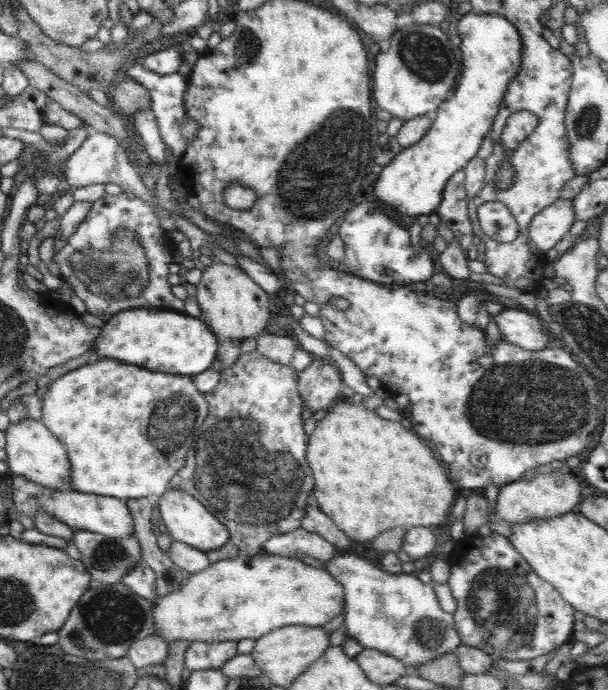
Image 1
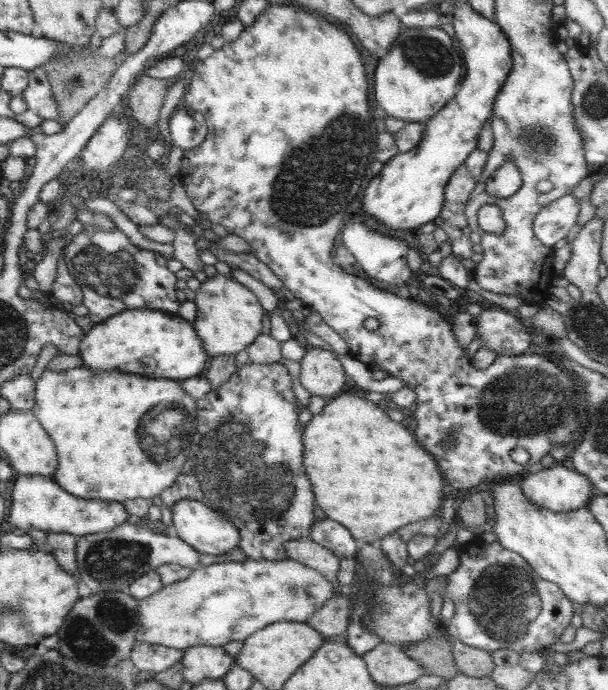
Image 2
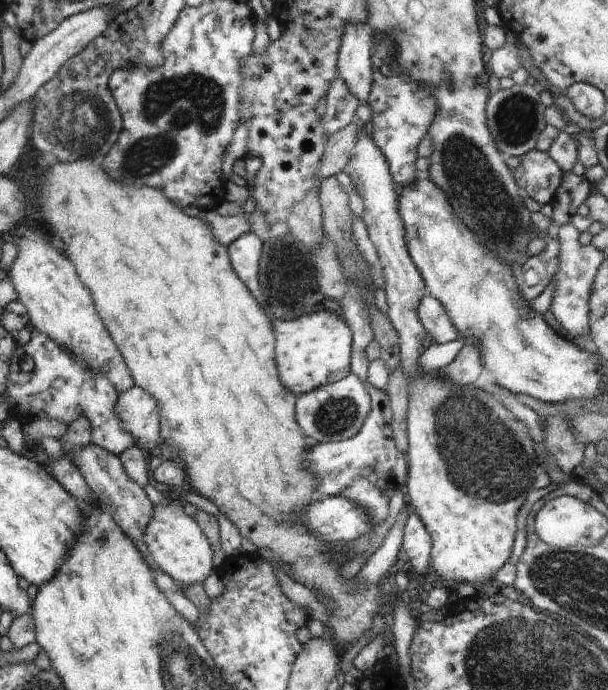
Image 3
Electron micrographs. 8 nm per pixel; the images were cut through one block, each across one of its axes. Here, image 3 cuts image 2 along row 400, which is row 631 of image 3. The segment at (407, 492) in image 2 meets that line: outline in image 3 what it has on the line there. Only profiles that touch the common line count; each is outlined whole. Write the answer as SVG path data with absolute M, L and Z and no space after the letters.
M80 160L80 162L71 162L71 163L60 163L58 162L55 166L52 166L44 176L41 177L43 179L42 189L40 192L40 210L44 214L44 218L47 224L50 224L50 228L52 228L52 234L54 234L55 241L59 244L59 247L64 248L67 258L70 259L70 262L75 266L77 275L80 277L82 284L88 289L90 292L94 306L96 307L96 312L100 315L108 334L111 336L111 339L114 341L114 344L118 347L120 354L123 356L124 362L130 371L131 377L133 378L135 386L139 386L142 390L145 390L150 396L153 396L153 399L157 401L158 414L160 419L160 436L161 440L164 441L167 445L170 445L176 451L179 451L184 457L181 458L182 466L186 472L186 482L190 484L192 489L200 496L204 496L204 498L209 498L216 506L222 511L222 514L226 516L226 518L230 519L230 522L238 528L241 536L244 539L248 539L251 542L251 550L259 550L261 548L267 548L275 553L277 556L280 556L284 562L288 563L290 567L291 574L290 578L296 582L300 582L300 584L304 584L306 588L310 588L317 597L316 591L319 591L319 594L325 596L325 601L321 602L328 610L330 610L330 615L326 624L326 631L330 634L331 637L335 639L336 644L339 646L341 654L346 651L348 646L354 645L365 633L372 628L372 622L374 617L377 615L382 615L379 610L383 605L383 598L391 599L386 592L385 585L359 585L359 580L355 577L350 579L344 579L342 577L342 567L346 562L340 562L340 560L336 559L338 554L338 548L335 547L335 544L324 542L321 538L315 537L311 535L310 531L307 531L307 528L299 523L299 516L295 515L295 513L302 513L303 509L307 507L315 498L319 497L319 480L316 477L313 477L305 467L304 462L307 462L307 452L309 451L309 446L306 446L306 435L298 428L298 424L296 424L296 418L294 418L294 406L296 406L296 396L292 394L292 392L288 392L282 384L280 384L280 378L278 378L278 370L276 370L276 362L274 362L274 330L272 330L272 324L270 324L270 320L266 318L266 314L262 312L262 308L254 302L254 296L252 296L251 292L246 290L246 286L241 280L238 280L238 276L234 272L232 268L228 253L227 247L221 245L212 235L209 229L209 226L206 226L204 221L201 221L197 217L190 217L189 215L184 214L180 208L176 208L170 200L166 200L166 196L160 192L160 190L154 190L154 188L124 188L122 184L118 184L118 182L114 182L114 180L110 180L108 178L108 174L102 170L102 168L98 168L94 166L90 160Z

